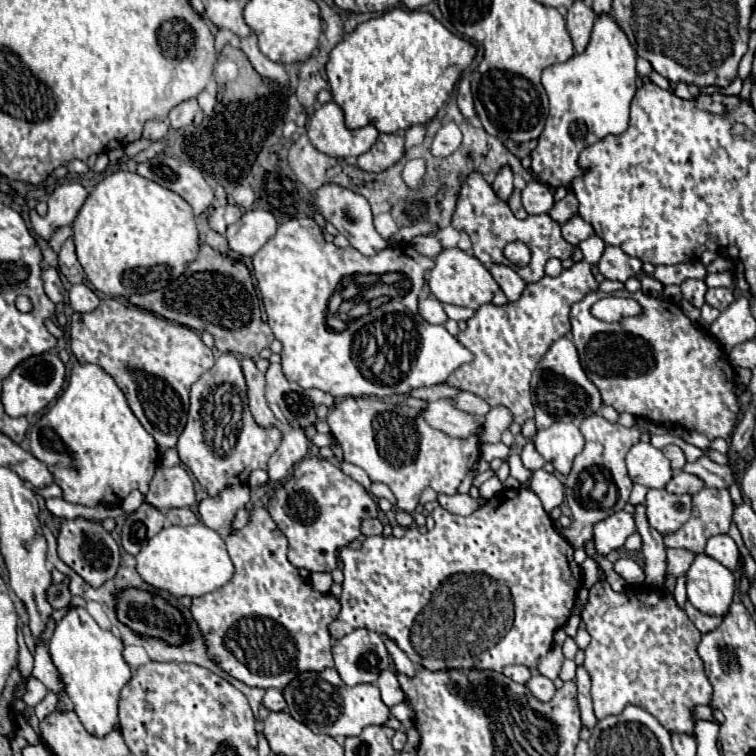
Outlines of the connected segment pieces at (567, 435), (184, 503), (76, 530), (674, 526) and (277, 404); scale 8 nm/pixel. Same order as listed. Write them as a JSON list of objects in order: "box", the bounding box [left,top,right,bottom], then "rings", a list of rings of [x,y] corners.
[{"box":[534,423,584,475],"rings":[[[552,423],[534,435],[534,447],[558,473],[568,475],[574,457],[584,449],[584,437],[574,423]]]},{"box":[144,467,196,509],"rings":[[[164,467],[156,469],[150,489],[144,495],[144,501],[152,507],[170,509],[170,507],[190,507],[196,503],[194,483],[184,467]]]},{"box":[58,519,120,587],"rings":[[[62,519],[58,527],[58,557],[72,567],[86,583],[92,587],[100,587],[106,579],[116,575],[116,569],[120,565],[118,555],[118,543],[112,539],[112,535],[102,527],[100,521],[88,521],[88,519]]]},{"box":[646,489,692,533],"rings":[[[650,489],[646,497],[646,513],[650,525],[662,533],[678,531],[690,517],[692,495],[672,495],[666,489]]]},{"box":[266,365,334,427],"rings":[[[280,365],[266,371],[266,401],[282,425],[310,427],[316,421],[316,409],[324,403],[334,407],[334,397],[320,389],[302,389],[284,377]]]}]

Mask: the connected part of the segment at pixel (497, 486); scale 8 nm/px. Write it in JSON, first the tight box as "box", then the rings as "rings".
{"box":[479,476,503,500],"rings":[[[493,476],[489,480],[485,481],[479,487],[479,493],[482,498],[489,500],[492,497],[494,497],[494,495],[500,493],[502,489],[503,489],[503,485],[500,482],[500,480],[496,476]]]}

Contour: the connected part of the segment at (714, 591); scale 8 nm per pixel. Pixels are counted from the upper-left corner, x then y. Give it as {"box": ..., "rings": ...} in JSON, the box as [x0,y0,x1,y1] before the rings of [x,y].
{"box":[688,553,736,617],"rings":[[[698,553],[692,567],[688,569],[688,601],[704,615],[726,617],[730,611],[734,593],[736,593],[736,575],[724,565],[720,565],[716,559],[708,557],[706,553]]]}

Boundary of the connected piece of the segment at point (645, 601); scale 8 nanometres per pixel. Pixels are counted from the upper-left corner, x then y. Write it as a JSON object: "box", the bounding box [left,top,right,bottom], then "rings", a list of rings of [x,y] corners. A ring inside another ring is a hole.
{"box":[582,579,712,735],"rings":[[[600,579],[590,589],[582,621],[592,637],[584,669],[592,679],[596,717],[620,715],[626,705],[636,705],[654,715],[670,733],[694,735],[692,707],[708,703],[712,689],[696,651],[702,633],[678,607],[676,599],[660,589],[652,589],[650,595],[650,589],[642,585],[616,593]]]}

